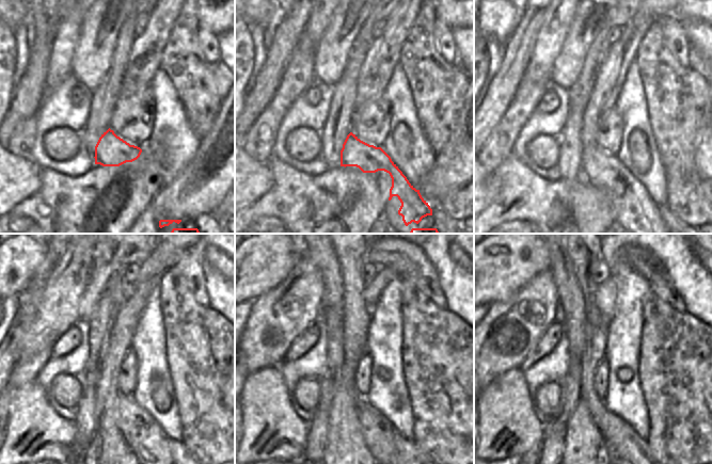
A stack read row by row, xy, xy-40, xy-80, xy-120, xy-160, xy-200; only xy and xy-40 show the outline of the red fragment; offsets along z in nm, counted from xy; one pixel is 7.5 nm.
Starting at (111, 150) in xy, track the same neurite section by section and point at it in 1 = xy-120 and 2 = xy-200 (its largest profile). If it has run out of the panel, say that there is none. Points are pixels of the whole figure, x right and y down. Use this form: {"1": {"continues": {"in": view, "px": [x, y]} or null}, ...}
{"1": {"continues": {"in": "xy-120", "px": [172, 450]}}, "2": {"continues": {"in": "xy-200", "px": [625, 441]}}}

